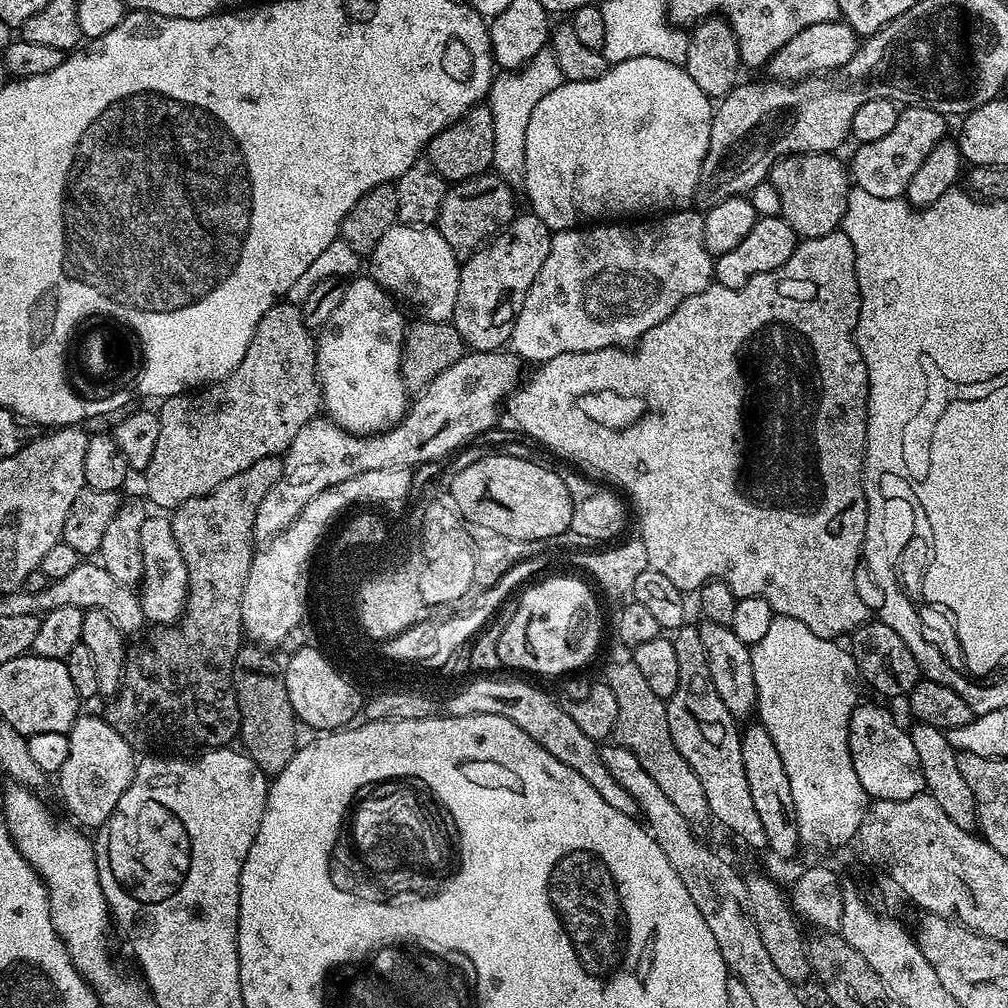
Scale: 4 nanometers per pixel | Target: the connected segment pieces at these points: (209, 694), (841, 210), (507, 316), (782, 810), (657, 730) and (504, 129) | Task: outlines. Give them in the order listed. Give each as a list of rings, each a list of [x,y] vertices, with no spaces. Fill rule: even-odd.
[[[271,456],[270,458],[258,458],[258,462],[254,462],[254,466],[250,466],[246,470],[242,470],[242,474],[234,474],[234,478],[230,478],[226,482],[222,482],[220,485],[218,485],[215,490],[210,491],[205,496],[199,496],[198,498],[192,498],[188,499],[186,502],[182,503],[177,507],[170,516],[171,519],[171,525],[174,529],[174,538],[177,539],[178,548],[180,549],[182,553],[183,561],[186,562],[187,570],[188,570],[188,596],[187,596],[187,602],[184,606],[184,613],[183,615],[175,622],[175,624],[169,624],[169,625],[161,625],[160,627],[157,627],[155,629],[156,633],[153,634],[152,637],[148,640],[148,648],[140,648],[137,650],[136,653],[129,655],[127,659],[124,661],[124,683],[121,684],[120,688],[117,690],[116,695],[111,697],[107,701],[108,704],[108,712],[106,711],[106,719],[110,726],[114,726],[114,730],[118,730],[118,734],[122,734],[122,738],[126,738],[127,744],[133,748],[133,751],[136,751],[140,754],[146,754],[149,752],[160,752],[164,749],[162,748],[196,748],[192,750],[198,750],[201,748],[221,748],[221,747],[227,747],[228,745],[231,745],[234,741],[232,741],[239,728],[240,728],[240,738],[244,742],[242,744],[243,751],[247,752],[248,756],[255,762],[256,765],[258,765],[261,770],[264,772],[264,775],[271,778],[276,775],[276,773],[281,772],[283,768],[286,766],[286,762],[290,762],[290,758],[294,753],[296,753],[297,747],[298,747],[298,739],[296,740],[296,736],[298,734],[296,728],[298,729],[298,721],[296,718],[296,715],[293,712],[293,706],[290,705],[290,698],[289,698],[289,692],[286,690],[286,684],[285,684],[285,678],[283,673],[283,667],[281,666],[280,662],[276,662],[270,655],[266,654],[267,652],[265,649],[262,649],[261,647],[258,647],[254,644],[246,644],[246,647],[240,649],[241,642],[244,642],[244,635],[243,635],[243,624],[241,622],[241,602],[242,602],[242,593],[245,590],[246,586],[246,578],[249,577],[249,568],[252,565],[252,557],[254,555],[254,546],[234,546],[234,544],[238,544],[236,540],[240,540],[240,542],[246,542],[246,538],[254,538],[253,537],[253,524],[254,524],[254,518],[257,516],[257,510],[260,503],[262,503],[262,498],[266,498],[266,494],[270,491],[270,486],[274,486],[274,482],[278,482],[278,478],[282,478],[282,470],[284,469],[284,462],[281,457],[278,456]],[[224,526],[228,528],[228,534],[232,536],[230,540],[228,540],[228,544],[232,544],[232,546],[224,546]]]
[[[799,152],[796,156],[782,157],[772,167],[770,181],[781,202],[779,215],[796,231],[797,237],[822,238],[841,227],[846,214],[850,172],[845,161],[843,164],[838,157],[827,152]]]
[[[531,214],[517,215],[516,219],[496,233],[483,248],[467,257],[460,266],[458,282],[458,302],[454,302],[454,314],[451,324],[458,330],[460,339],[473,352],[494,352],[503,349],[511,341],[514,322],[518,318],[518,310],[522,310],[522,302],[526,302],[526,294],[538,278],[538,270],[542,270],[542,262],[546,262],[546,254],[550,254],[550,242],[553,231],[536,216]]]
[[[752,722],[741,731],[742,766],[746,770],[746,782],[750,785],[750,795],[758,809],[758,819],[766,829],[767,851],[776,856],[792,856],[801,851],[798,818],[794,810],[794,799],[791,794],[790,781],[782,764],[781,755],[774,746],[774,738],[759,722]]]
[[[632,660],[612,663],[606,670],[604,680],[614,691],[619,706],[618,722],[615,723],[615,730],[612,735],[613,741],[623,744],[626,750],[630,750],[630,754],[634,754],[634,758],[638,758],[642,770],[646,770],[646,774],[650,774],[650,778],[654,778],[654,783],[662,789],[663,793],[666,794],[666,798],[670,798],[670,802],[674,802],[675,809],[682,814],[682,818],[688,820],[689,824],[699,826],[699,824],[709,823],[710,813],[706,802],[706,794],[702,794],[702,782],[698,782],[698,774],[694,774],[694,770],[690,770],[690,762],[686,762],[686,758],[682,758],[682,754],[678,754],[678,746],[674,746],[674,738],[670,738],[665,699],[654,694],[649,683]]]
[[[548,46],[534,54],[534,58],[530,58],[530,62],[523,68],[501,71],[493,79],[492,88],[486,97],[486,103],[494,118],[492,168],[495,175],[501,176],[507,184],[516,186],[523,181],[526,166],[526,126],[530,123],[530,114],[534,106],[538,106],[539,100],[550,94],[550,90],[558,90],[561,82],[558,62]]]

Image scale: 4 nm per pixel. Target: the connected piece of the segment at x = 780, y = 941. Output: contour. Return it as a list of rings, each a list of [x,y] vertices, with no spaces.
[[[760,872],[747,873],[744,876],[748,891],[748,911],[752,914],[752,921],[758,926],[758,938],[762,938],[762,946],[766,946],[766,954],[778,966],[782,978],[797,986],[803,985],[804,979],[810,976],[808,961],[808,945],[806,936],[800,933],[798,918],[790,903],[789,897],[771,880]]]

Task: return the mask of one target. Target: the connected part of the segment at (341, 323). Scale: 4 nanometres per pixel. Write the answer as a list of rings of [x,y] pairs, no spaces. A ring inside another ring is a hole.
[[[357,275],[345,283],[338,310],[316,336],[316,368],[324,368],[318,377],[322,408],[327,419],[348,432],[386,432],[403,418],[410,403],[400,373],[406,323],[395,303],[371,275]]]

